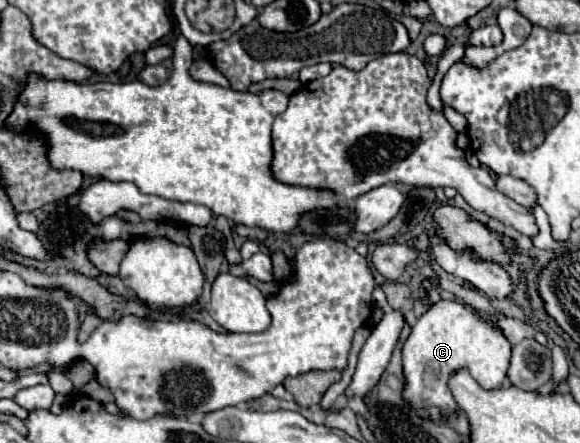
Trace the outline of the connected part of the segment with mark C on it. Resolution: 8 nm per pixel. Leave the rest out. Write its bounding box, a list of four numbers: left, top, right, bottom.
[402,299,510,419]

